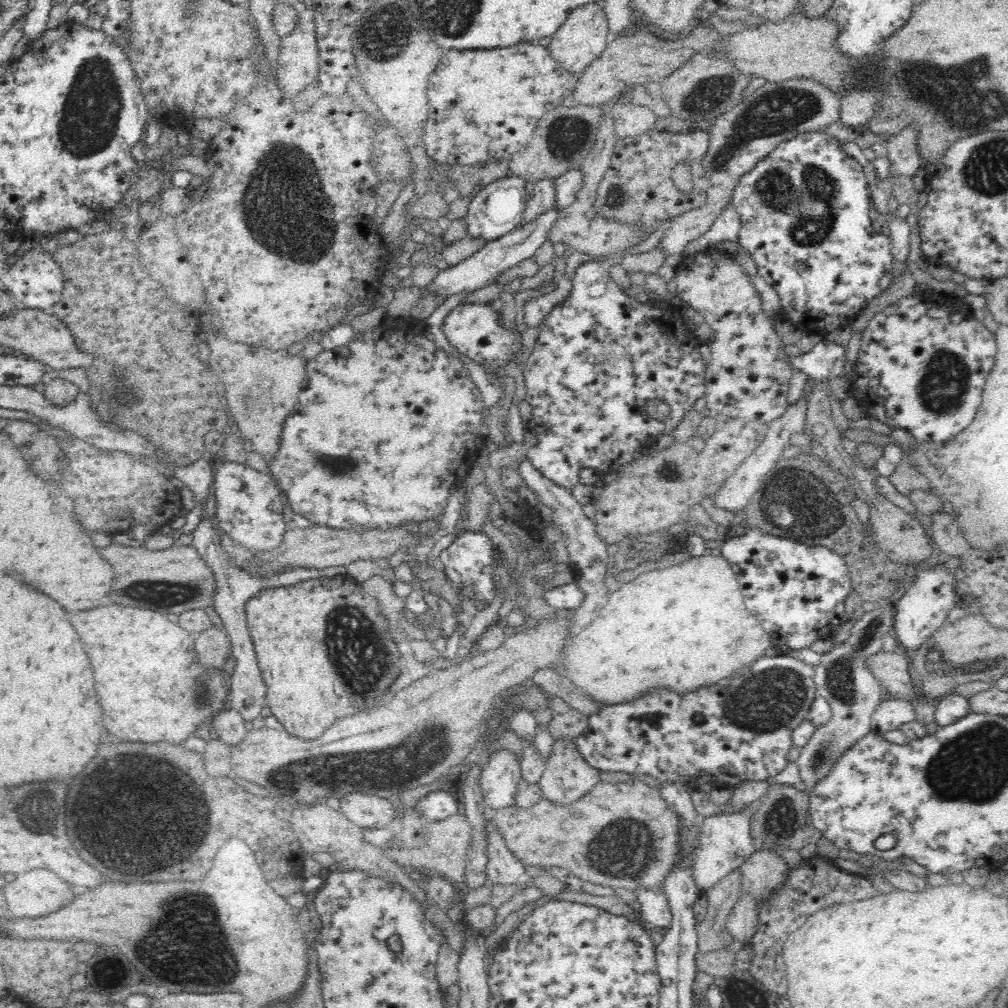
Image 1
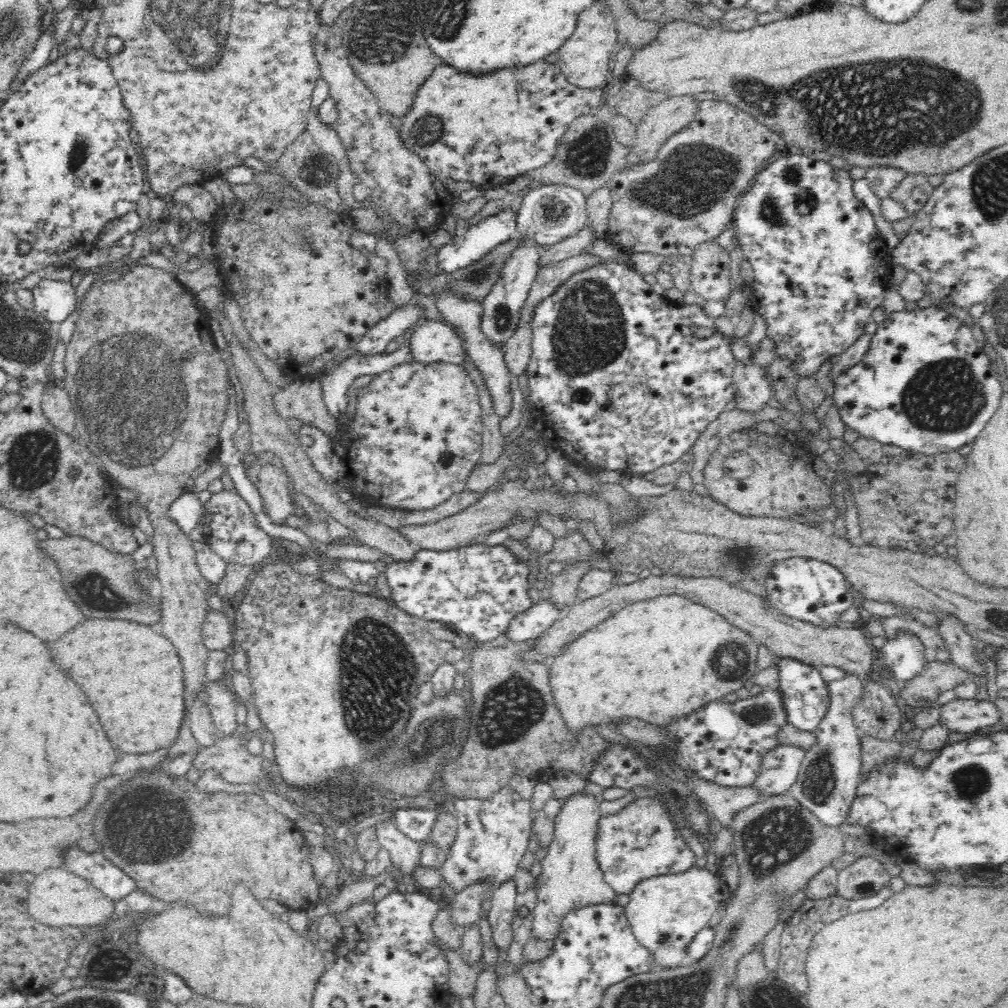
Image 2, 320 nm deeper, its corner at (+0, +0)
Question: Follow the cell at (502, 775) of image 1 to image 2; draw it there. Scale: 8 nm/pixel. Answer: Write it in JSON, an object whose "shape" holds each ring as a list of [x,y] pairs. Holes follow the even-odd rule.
{"shape":[[[502,786],[486,800],[478,797],[453,796],[457,817],[457,835],[447,852],[441,875],[454,892],[461,891],[474,881],[488,878],[496,884],[515,878],[530,836],[533,814],[530,802],[514,792],[510,786]]]}

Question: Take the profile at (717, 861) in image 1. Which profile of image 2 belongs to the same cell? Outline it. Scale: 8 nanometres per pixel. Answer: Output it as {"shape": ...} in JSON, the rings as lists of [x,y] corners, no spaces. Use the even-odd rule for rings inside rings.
{"shape":[[[693,865],[686,872],[642,879],[628,893],[626,918],[638,942],[654,953],[656,961],[666,968],[674,968],[682,966],[686,945],[699,930],[708,926],[714,912],[724,906],[731,892],[728,884],[720,882],[708,868]]]}

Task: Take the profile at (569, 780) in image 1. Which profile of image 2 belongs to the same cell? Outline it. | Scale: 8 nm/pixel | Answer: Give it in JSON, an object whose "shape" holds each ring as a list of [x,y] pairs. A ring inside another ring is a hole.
{"shape":[[[584,790],[570,794],[560,801],[562,806],[553,818],[553,831],[548,851],[542,858],[542,874],[537,886],[537,903],[534,908],[531,936],[540,940],[553,940],[558,936],[561,918],[573,908],[612,903],[617,894],[605,881],[596,854],[600,798]]]}

